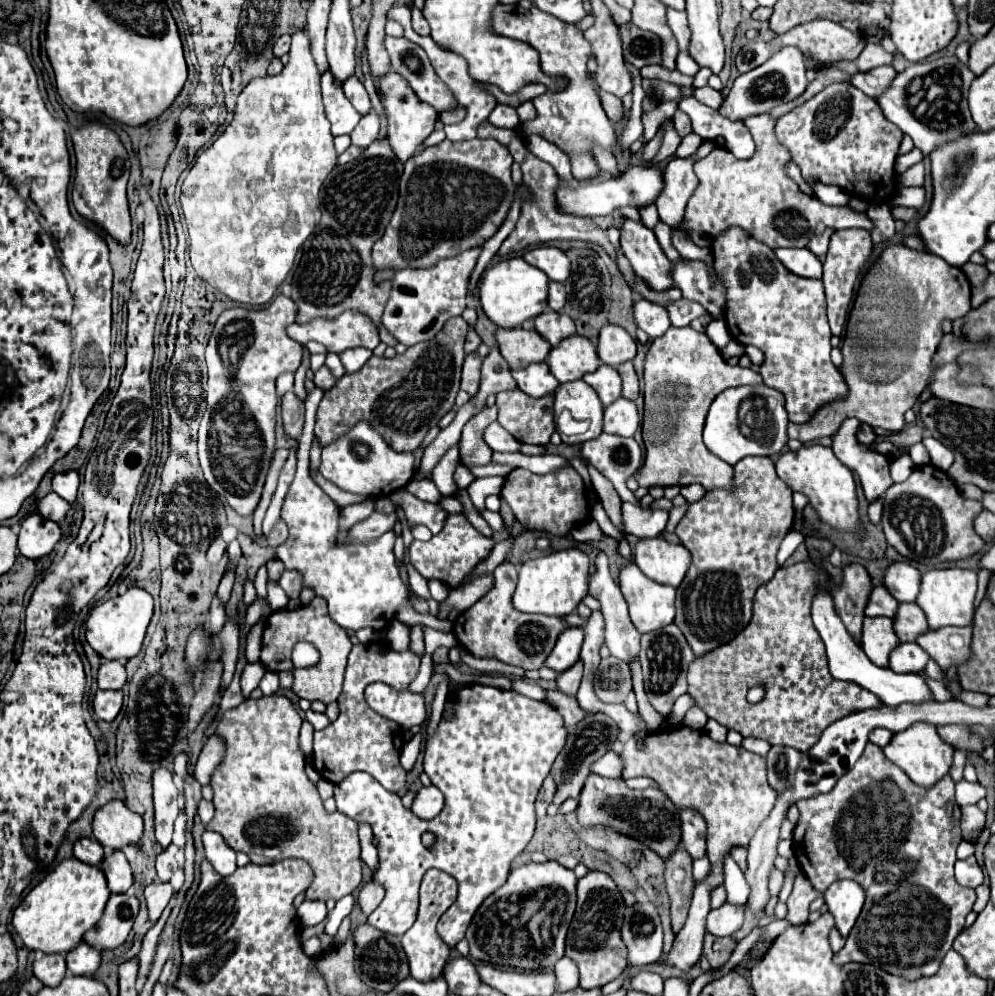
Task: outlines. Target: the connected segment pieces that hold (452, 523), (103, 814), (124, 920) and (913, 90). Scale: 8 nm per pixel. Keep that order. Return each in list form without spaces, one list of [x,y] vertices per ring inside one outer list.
[[[450,513],[444,521],[444,527],[438,535],[434,535],[430,541],[412,541],[408,547],[408,557],[412,567],[424,577],[424,579],[438,579],[444,581],[448,587],[458,587],[458,583],[474,569],[474,565],[484,559],[494,547],[494,541],[480,535],[472,523],[462,513]]]
[[[110,801],[94,815],[94,837],[100,845],[110,849],[122,849],[136,845],[142,839],[144,823],[130,811],[124,801]]]
[[[126,893],[110,895],[102,921],[94,929],[90,929],[90,933],[86,933],[84,941],[98,951],[120,947],[134,925],[138,909],[140,901],[136,897],[130,897]]]
[[[956,55],[926,63],[920,61],[898,73],[894,85],[876,101],[882,107],[886,119],[908,133],[914,139],[914,145],[926,157],[930,157],[938,145],[978,131],[978,125],[974,123],[968,109],[968,89],[974,79],[976,75],[966,65],[962,65]]]

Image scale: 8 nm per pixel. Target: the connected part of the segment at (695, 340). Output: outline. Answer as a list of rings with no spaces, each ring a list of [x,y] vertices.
[[[670,327],[662,337],[654,339],[644,365],[644,423],[642,437],[646,445],[646,461],[638,471],[638,483],[642,487],[670,487],[670,485],[692,485],[698,483],[706,491],[710,489],[734,489],[732,485],[732,465],[716,457],[702,443],[702,429],[710,403],[718,393],[728,387],[738,385],[762,385],[762,375],[754,369],[730,365],[718,347],[708,339],[706,333],[698,333],[690,327]]]

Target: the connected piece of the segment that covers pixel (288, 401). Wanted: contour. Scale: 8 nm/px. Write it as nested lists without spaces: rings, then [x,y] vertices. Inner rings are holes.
[[[288,391],[282,397],[280,407],[282,407],[282,419],[284,419],[286,433],[292,439],[298,439],[298,435],[302,433],[302,427],[304,427],[304,411],[306,411],[304,401],[300,397],[296,397],[294,391]]]

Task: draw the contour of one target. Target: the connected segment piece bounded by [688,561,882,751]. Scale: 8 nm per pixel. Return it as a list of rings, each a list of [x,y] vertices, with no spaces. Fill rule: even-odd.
[[[810,561],[780,567],[770,581],[758,587],[748,627],[730,643],[714,649],[714,653],[706,653],[706,657],[696,659],[694,665],[690,665],[688,669],[688,693],[696,699],[696,705],[724,727],[742,733],[742,737],[758,737],[768,741],[770,745],[788,745],[806,751],[818,743],[822,731],[836,719],[882,705],[882,701],[874,693],[862,689],[856,683],[838,681],[830,675],[826,649],[810,617],[812,601],[816,599],[814,595],[818,595],[822,589],[820,571],[816,569],[818,567]],[[752,687],[764,687],[764,699],[756,705],[748,703],[746,699],[746,693]]]

